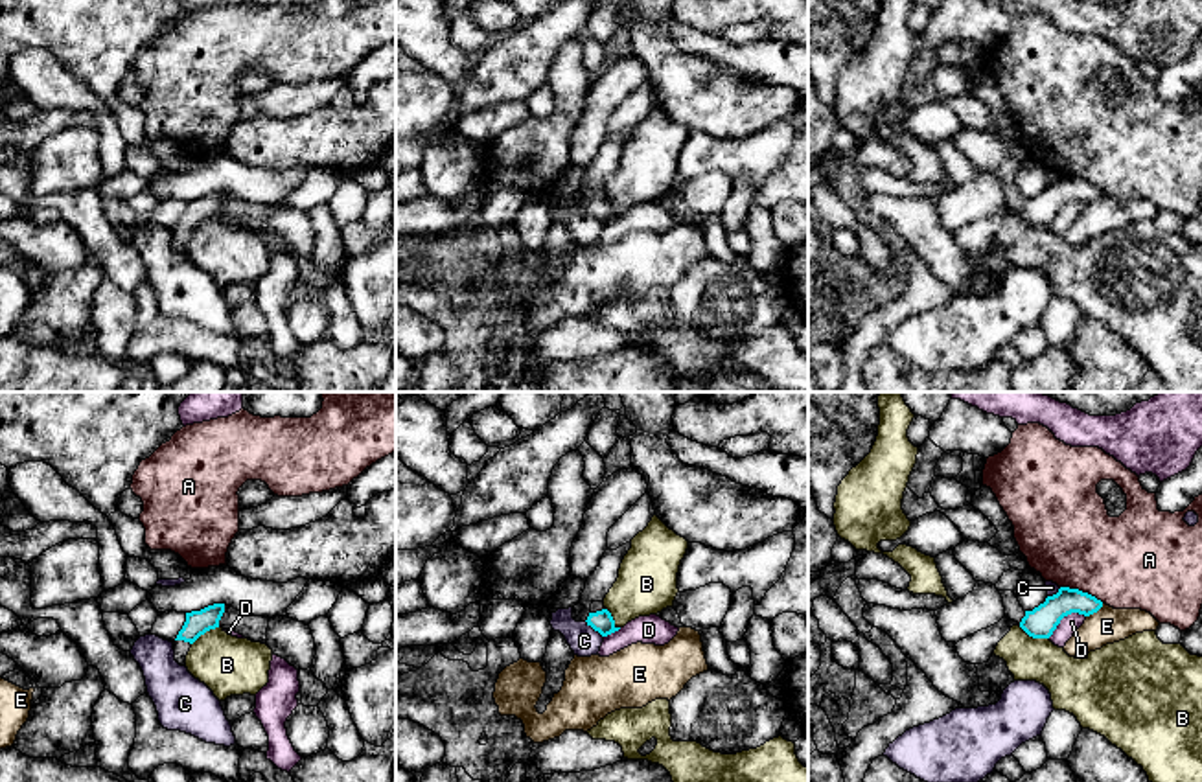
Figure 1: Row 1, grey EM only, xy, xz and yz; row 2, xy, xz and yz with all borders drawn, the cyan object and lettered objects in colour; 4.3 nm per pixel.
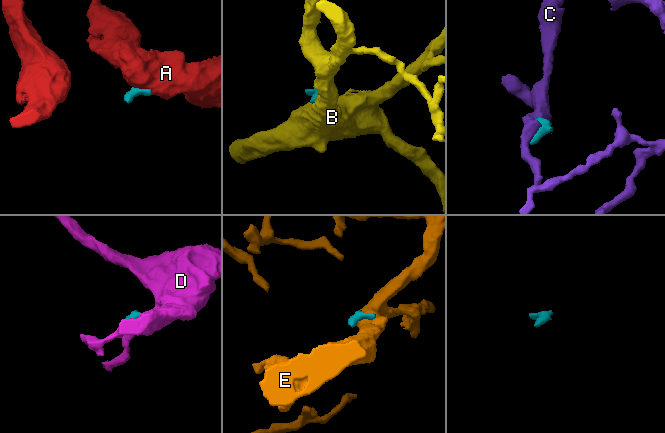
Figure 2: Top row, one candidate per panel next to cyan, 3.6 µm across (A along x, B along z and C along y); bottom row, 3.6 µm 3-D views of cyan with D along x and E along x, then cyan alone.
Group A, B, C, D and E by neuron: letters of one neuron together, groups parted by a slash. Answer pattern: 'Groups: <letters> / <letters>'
Groups: A / B / C / D / E

